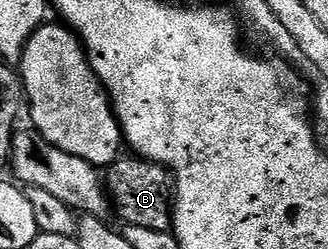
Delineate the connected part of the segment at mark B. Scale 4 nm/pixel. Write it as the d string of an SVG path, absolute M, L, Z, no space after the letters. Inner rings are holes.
M137 155L119 156L104 173L104 188L113 212L123 226L148 227L148 231L171 232L172 177L166 166Z

